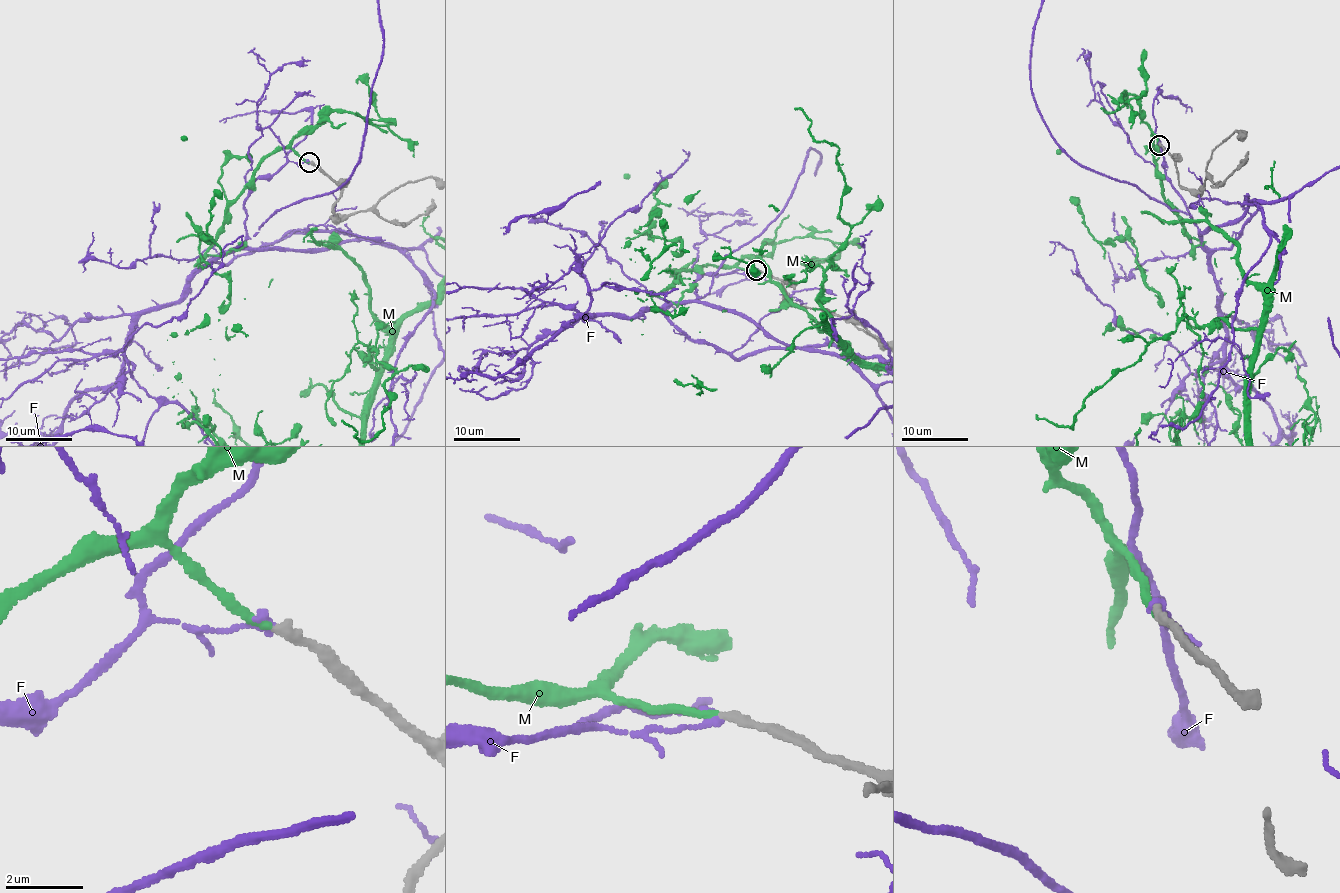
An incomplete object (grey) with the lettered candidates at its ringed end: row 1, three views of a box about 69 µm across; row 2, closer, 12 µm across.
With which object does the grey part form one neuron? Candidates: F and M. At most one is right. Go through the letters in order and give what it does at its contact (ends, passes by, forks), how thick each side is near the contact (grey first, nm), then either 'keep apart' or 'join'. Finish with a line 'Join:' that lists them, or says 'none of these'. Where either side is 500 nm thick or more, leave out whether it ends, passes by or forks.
F: it ends | 240/240 nm | keep apart
M: it ends | 240/190 nm | join
Join: M

